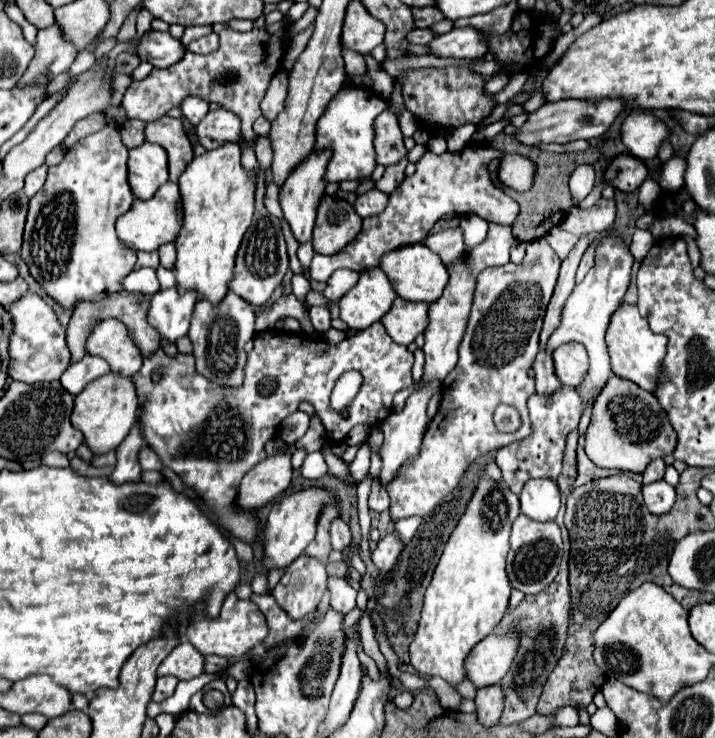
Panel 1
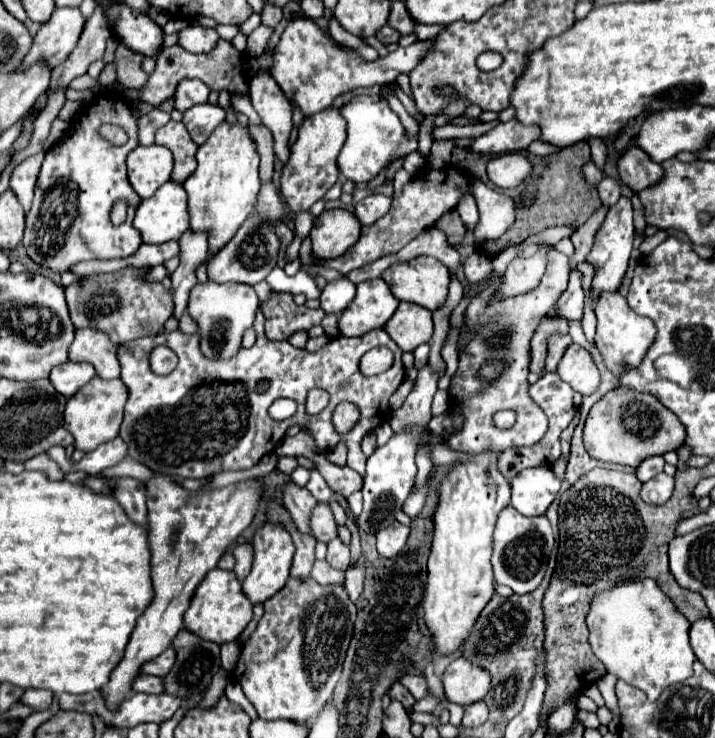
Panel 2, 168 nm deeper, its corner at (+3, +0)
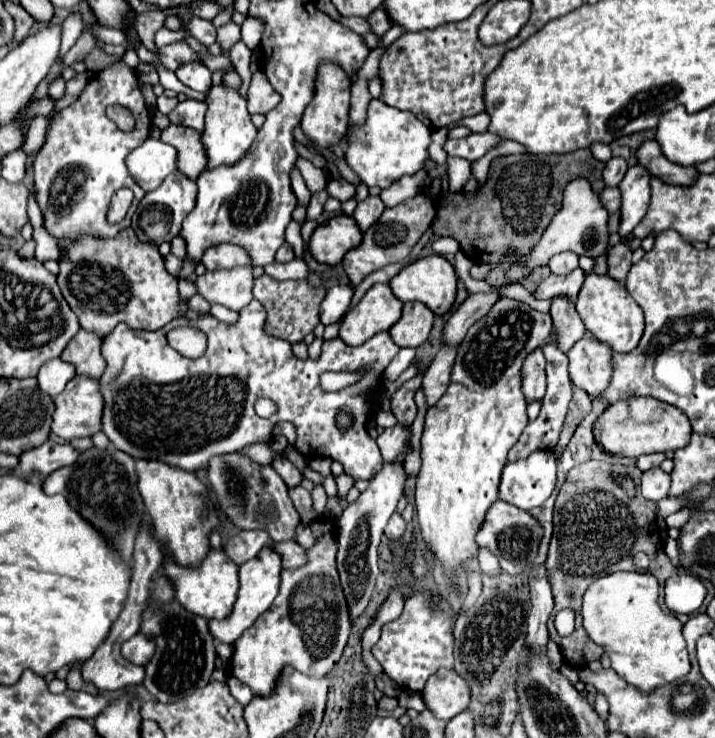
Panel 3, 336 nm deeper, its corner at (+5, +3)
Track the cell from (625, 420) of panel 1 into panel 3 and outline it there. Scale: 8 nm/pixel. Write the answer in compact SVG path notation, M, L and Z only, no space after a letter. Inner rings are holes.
M633 396L609 404L603 410L603 414L595 420L593 434L595 434L595 442L603 448L605 454L619 456L619 458L639 458L643 454L669 452L687 446L691 438L691 424L683 416L683 412L679 412L679 408L675 406L663 404L655 398Z

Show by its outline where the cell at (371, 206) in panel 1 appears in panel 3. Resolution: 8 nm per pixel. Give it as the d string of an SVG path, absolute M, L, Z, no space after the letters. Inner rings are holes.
M367 196L363 202L359 202L353 212L353 218L359 224L361 232L365 232L381 216L383 210L385 210L385 204L379 196Z

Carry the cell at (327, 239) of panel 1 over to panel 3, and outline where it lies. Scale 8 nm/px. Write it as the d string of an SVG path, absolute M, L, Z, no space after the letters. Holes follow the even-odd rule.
M335 216L315 228L309 240L309 252L321 264L335 266L345 252L361 244L361 230L351 216Z

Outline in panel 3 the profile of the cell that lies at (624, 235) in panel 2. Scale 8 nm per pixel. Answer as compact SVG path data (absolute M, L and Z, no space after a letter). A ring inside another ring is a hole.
M635 164L627 170L623 182L619 184L621 190L621 222L619 222L619 236L627 238L633 228L647 212L649 204L649 176L647 172Z

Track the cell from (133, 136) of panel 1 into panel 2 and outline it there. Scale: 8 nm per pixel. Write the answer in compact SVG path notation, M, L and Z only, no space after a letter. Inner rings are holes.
M159 109L149 111L139 119L139 141L141 145L153 145L155 143L155 133L169 121L169 113L163 113Z

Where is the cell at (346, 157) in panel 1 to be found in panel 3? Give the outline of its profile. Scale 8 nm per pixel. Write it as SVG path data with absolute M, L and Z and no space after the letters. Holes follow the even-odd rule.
M371 100L365 122L359 126L351 126L347 132L345 160L367 186L387 188L401 176L415 174L423 168L425 160L429 158L429 144L431 128L427 128L419 118L415 118L411 112L391 108L383 100Z

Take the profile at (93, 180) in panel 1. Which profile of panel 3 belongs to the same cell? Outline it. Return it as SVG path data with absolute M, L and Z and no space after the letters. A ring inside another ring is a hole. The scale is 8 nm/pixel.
M125 62L113 64L97 72L89 80L81 96L71 106L57 112L47 132L47 140L35 158L35 188L37 204L43 214L43 226L53 238L57 238L59 244L67 240L77 242L85 236L107 240L115 238L123 228L129 228L131 216L137 210L145 192L129 176L125 156L149 138L149 130L151 116L137 88L137 74L135 70L127 68ZM111 104L119 104L131 110L135 118L135 128L131 132L121 132L105 116L105 108ZM123 186L131 188L135 198L123 222L113 226L105 218L107 206L113 192Z

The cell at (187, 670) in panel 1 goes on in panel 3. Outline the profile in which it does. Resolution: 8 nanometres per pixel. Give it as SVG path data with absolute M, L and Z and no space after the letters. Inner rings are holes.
M135 634L133 638L121 644L121 654L137 666L145 666L155 656L155 642L143 634Z

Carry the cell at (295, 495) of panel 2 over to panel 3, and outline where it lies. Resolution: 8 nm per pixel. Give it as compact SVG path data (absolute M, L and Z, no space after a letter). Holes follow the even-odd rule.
M275 458L273 462L273 470L283 478L283 482L287 484L287 488L295 488L301 484L303 476L297 470L297 466L293 462L289 462L287 458Z

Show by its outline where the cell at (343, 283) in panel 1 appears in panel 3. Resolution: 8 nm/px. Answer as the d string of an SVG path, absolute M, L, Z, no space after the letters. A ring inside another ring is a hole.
M343 284L331 286L321 302L321 322L325 326L337 322L349 310L351 300L353 300L353 286Z

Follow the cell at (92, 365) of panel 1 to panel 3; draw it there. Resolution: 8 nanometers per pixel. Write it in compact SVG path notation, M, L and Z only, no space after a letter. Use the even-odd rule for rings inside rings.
M53 358L47 364L43 364L43 368L37 374L39 380L39 388L43 388L43 392L47 392L49 396L57 396L59 392L63 392L63 388L67 386L67 382L75 376L75 366L67 364L61 358Z

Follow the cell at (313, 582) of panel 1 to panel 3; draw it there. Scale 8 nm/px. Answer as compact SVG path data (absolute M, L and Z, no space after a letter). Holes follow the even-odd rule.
M239 454L217 456L209 464L207 480L211 484L217 508L225 512L229 522L243 530L267 530L273 542L295 540L299 514L289 498L287 486L271 466L253 464L249 458L243 458Z

